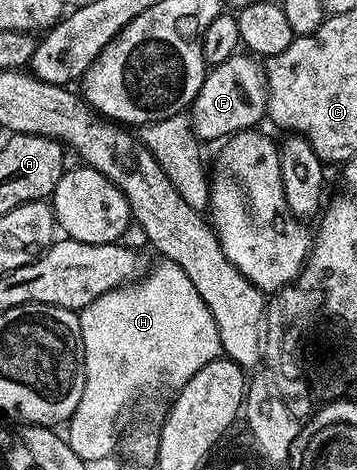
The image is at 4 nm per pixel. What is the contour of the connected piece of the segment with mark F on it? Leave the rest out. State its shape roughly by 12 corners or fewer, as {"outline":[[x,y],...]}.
{"outline":[[238,52],[206,73],[193,135],[220,143],[268,113],[264,65]]}

